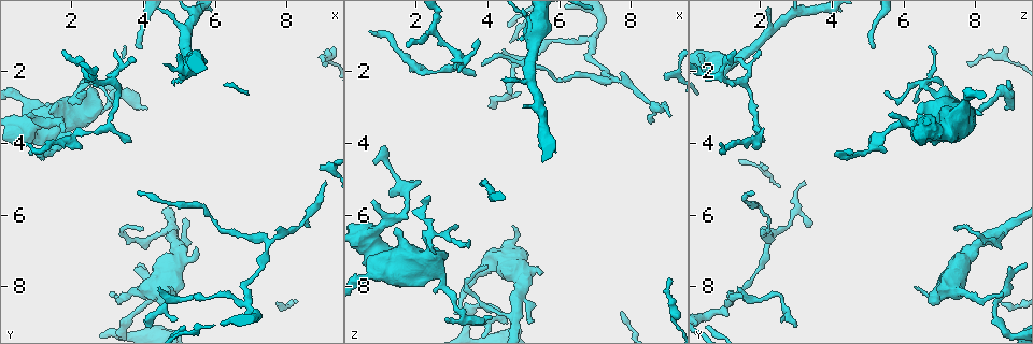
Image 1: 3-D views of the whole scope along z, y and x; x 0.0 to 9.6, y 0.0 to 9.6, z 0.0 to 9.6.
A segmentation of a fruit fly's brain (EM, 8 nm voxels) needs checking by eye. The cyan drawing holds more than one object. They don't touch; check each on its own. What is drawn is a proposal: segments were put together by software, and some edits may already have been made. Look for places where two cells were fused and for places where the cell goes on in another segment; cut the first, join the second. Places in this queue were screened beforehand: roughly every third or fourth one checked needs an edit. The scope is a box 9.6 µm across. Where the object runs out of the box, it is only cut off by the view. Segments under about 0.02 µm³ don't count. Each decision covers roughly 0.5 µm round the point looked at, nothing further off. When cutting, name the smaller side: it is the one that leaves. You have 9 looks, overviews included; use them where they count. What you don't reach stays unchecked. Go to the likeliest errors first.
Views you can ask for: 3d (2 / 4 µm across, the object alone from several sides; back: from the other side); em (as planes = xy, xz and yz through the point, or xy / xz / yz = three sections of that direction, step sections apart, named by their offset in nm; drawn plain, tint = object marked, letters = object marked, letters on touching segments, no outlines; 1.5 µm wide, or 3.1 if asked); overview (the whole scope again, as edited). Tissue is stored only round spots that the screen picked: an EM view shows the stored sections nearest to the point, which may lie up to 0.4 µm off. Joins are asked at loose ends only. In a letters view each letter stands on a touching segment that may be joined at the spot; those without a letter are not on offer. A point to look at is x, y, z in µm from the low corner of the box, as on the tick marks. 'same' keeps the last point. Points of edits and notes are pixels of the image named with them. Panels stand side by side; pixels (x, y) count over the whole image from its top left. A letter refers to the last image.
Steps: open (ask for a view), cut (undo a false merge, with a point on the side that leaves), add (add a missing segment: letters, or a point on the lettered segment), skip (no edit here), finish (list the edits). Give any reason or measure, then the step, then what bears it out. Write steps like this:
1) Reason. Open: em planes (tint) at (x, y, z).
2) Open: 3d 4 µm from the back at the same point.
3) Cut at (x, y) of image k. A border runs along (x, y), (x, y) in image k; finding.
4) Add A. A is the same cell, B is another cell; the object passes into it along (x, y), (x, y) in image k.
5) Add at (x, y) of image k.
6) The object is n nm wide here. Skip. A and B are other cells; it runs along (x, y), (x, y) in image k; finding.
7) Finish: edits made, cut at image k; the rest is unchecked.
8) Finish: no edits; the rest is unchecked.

A fork. Open: 3d 4 µm at (4.75, 6.45, 8.80).

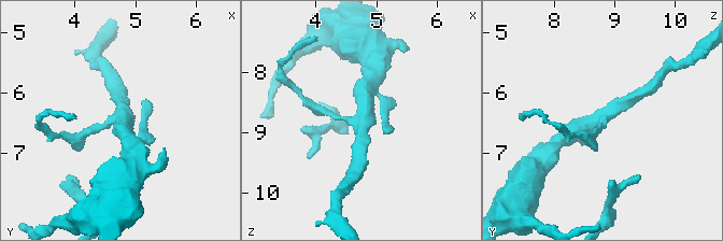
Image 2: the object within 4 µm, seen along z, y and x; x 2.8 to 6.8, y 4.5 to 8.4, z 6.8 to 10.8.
Open: em xy step 8 (letters) at (4.75, 6.45, 8.75).

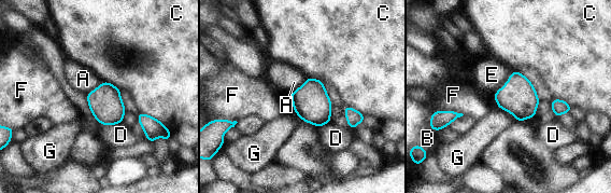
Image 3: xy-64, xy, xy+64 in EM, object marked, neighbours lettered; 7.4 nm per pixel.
Skip. A, B, C, D, E, F and G are other cells; a border runs along (436, 110), (454, 110), (464, 114) in image 3; one cell here.

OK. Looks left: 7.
Tapers out. Open: em xy step 8 (tint) at (1.80, 1.40, 1.20).

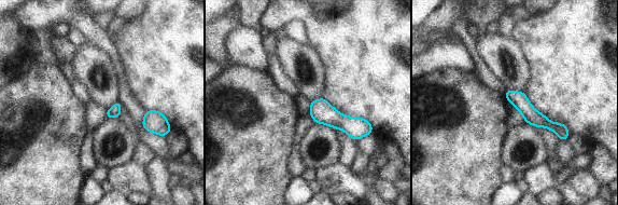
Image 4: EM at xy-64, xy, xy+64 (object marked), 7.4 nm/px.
Cut it another way. Open: em planes (tint) at the same point.

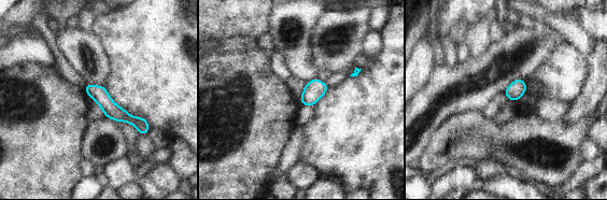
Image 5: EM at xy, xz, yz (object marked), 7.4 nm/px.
Open: em planes (letters) at the same point.

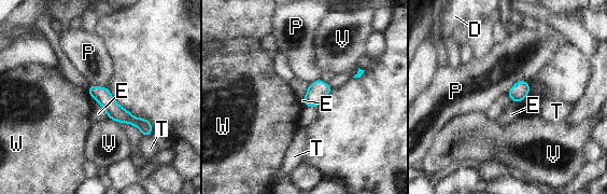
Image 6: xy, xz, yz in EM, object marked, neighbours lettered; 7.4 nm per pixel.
The object is 120 nm wide here. Skip. D, E, P, T, V and W are other cells; it runs along (90, 88), (120, 114), (144, 123) in image 6; no lettered segment goes on from it.

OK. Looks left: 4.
Thin end. Open: 3d 4 µm at (3.10, 8.25, 8.70).

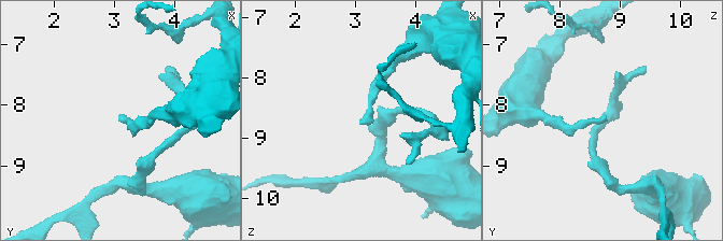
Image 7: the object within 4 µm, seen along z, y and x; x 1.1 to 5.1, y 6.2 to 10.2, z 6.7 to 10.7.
Open: em xy step 4 (letters) at (3.10, 8.20, 8.75).

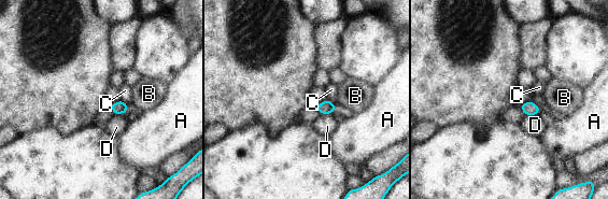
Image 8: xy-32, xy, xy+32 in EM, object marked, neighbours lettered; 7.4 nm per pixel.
Cut it another way. Open: em planes (letters) at the same point.

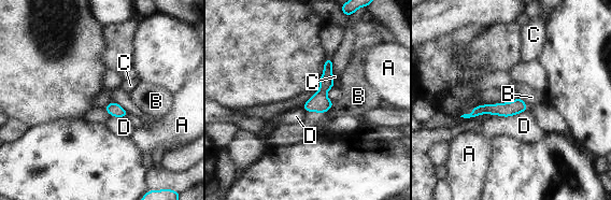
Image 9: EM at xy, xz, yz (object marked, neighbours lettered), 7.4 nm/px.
Skip. A, B, C and D are other cells; it runs along (328, 60), (326, 85), (310, 109) in image 9; none of them fits.

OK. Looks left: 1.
Finish: no edits; the rest is unchecked.

